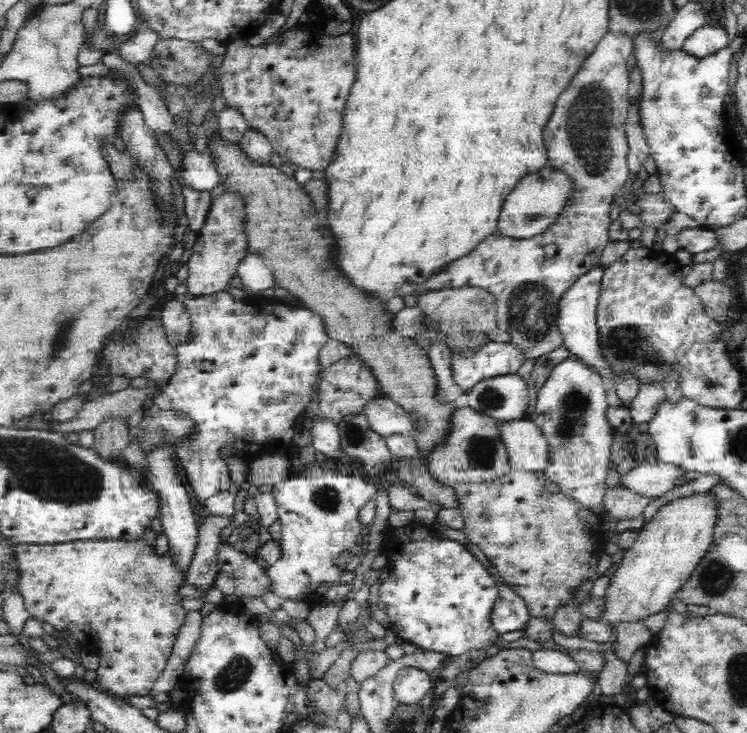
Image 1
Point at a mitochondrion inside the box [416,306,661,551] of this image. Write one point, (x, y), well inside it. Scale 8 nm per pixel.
(575, 405)

